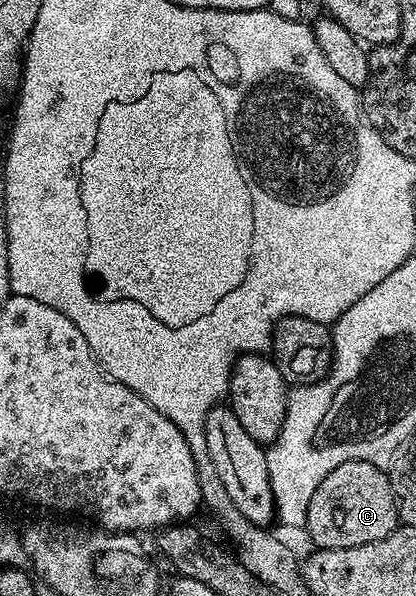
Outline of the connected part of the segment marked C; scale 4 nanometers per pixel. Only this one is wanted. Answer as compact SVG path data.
M370 461L339 463L311 495L311 507L304 528L317 549L342 549L359 547L363 543L375 543L387 539L399 524L397 496L384 468Z

